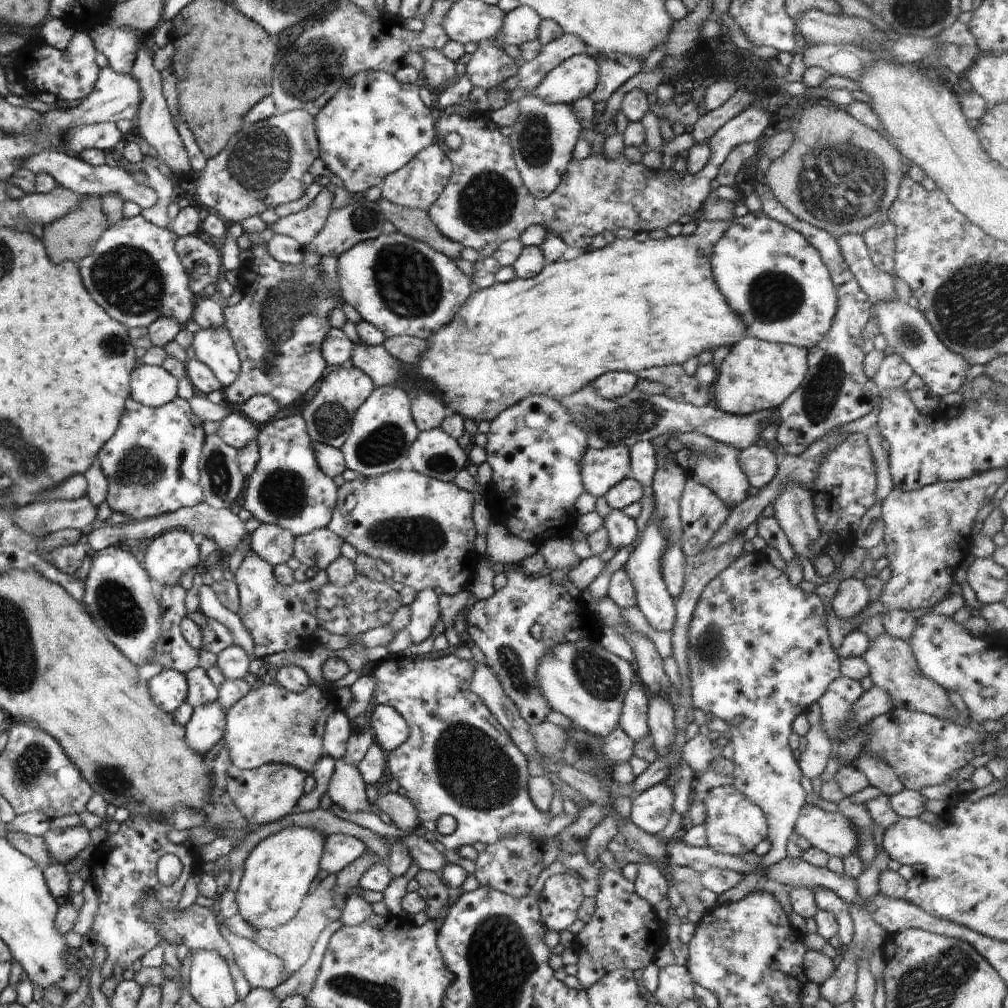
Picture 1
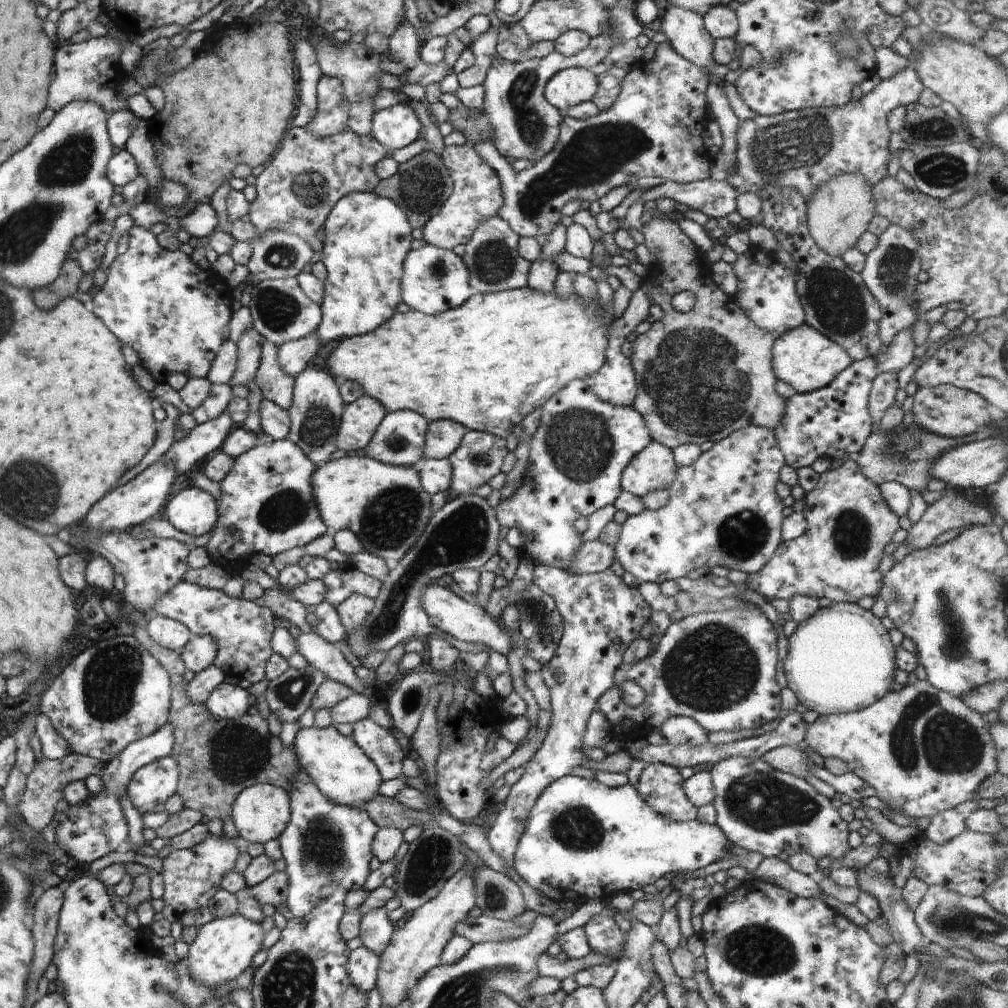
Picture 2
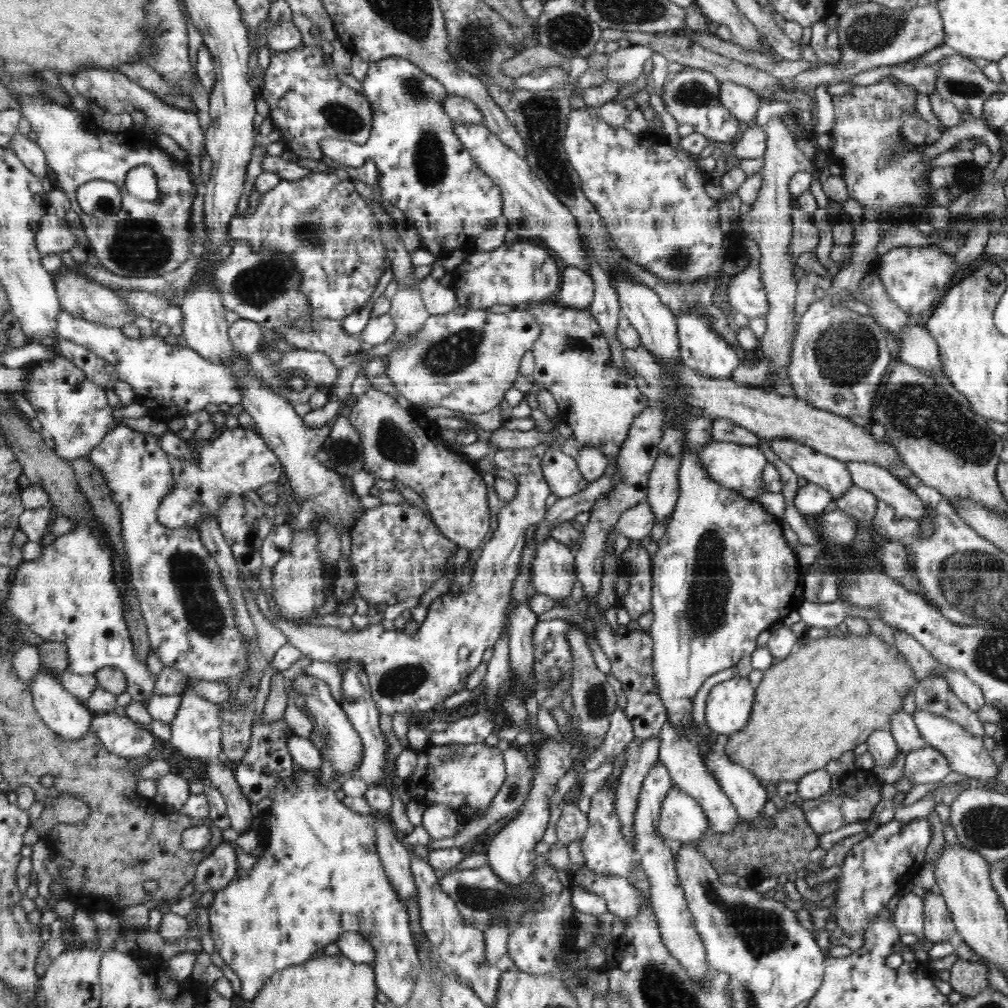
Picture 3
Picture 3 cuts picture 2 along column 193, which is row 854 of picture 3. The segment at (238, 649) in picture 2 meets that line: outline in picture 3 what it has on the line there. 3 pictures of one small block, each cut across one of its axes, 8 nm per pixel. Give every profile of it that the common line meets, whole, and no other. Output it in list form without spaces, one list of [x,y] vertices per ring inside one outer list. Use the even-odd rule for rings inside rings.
[[[617,780],[613,785],[607,788],[608,791],[598,790],[591,798],[591,807],[589,810],[588,830],[584,833],[582,839],[582,852],[585,856],[585,862],[590,870],[604,875],[622,876],[634,887],[642,892],[648,890],[650,883],[647,874],[640,869],[639,861],[636,859],[634,849],[622,834],[622,825],[616,815],[614,801],[616,800]]]

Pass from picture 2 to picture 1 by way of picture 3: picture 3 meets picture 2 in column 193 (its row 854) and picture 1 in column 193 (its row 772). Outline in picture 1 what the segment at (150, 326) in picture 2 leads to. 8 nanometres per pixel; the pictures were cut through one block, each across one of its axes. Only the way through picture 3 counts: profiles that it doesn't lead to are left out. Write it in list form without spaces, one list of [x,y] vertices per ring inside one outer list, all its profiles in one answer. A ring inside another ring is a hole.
[[[142,215],[123,217],[118,224],[104,232],[93,254],[80,261],[82,280],[85,280],[89,295],[126,328],[148,328],[162,317],[175,319],[185,327],[188,321],[193,320],[197,296],[190,290],[189,276],[176,254],[177,237],[173,231],[148,222]]]

